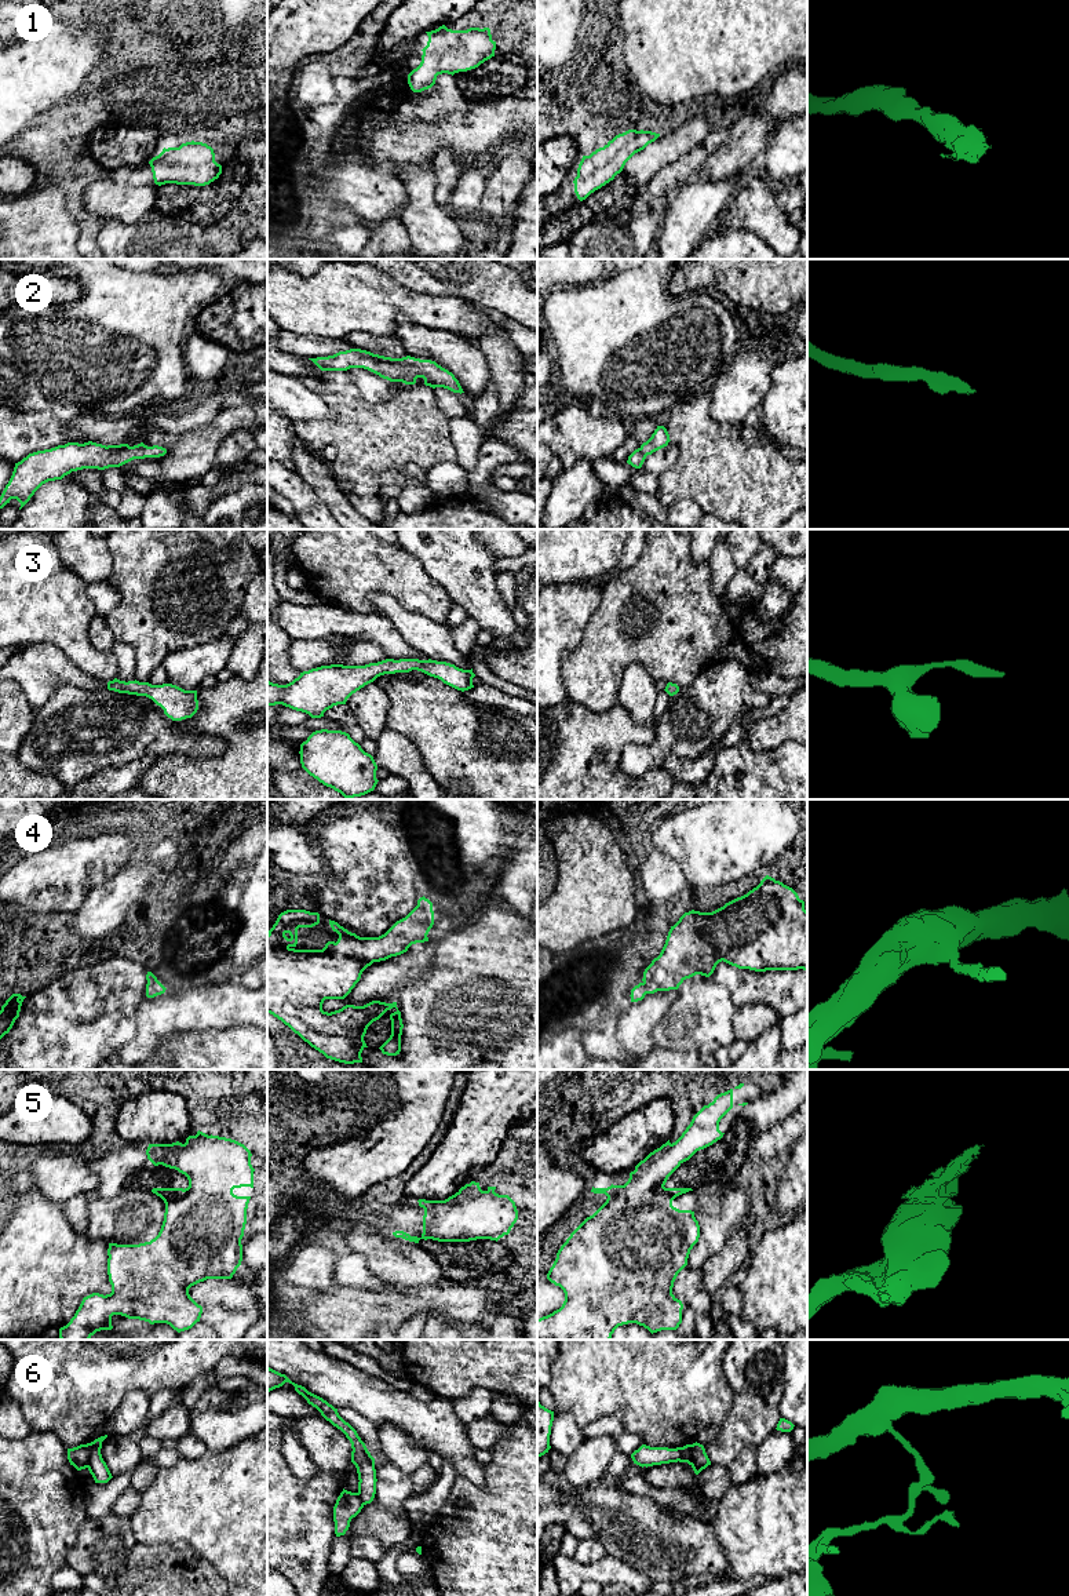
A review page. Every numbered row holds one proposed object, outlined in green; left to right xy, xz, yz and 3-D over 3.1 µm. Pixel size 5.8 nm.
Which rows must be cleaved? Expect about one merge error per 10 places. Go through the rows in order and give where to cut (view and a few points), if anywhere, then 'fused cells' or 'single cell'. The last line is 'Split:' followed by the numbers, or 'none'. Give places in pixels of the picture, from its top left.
1: no cut | single cell
2: no cut | single cell
3: no cut | single cell
4: no cut | single cell
5: no cut | single cell
6: yz (692, 1445), (693, 1465), (700, 1471) | fused cells
Split: 6

